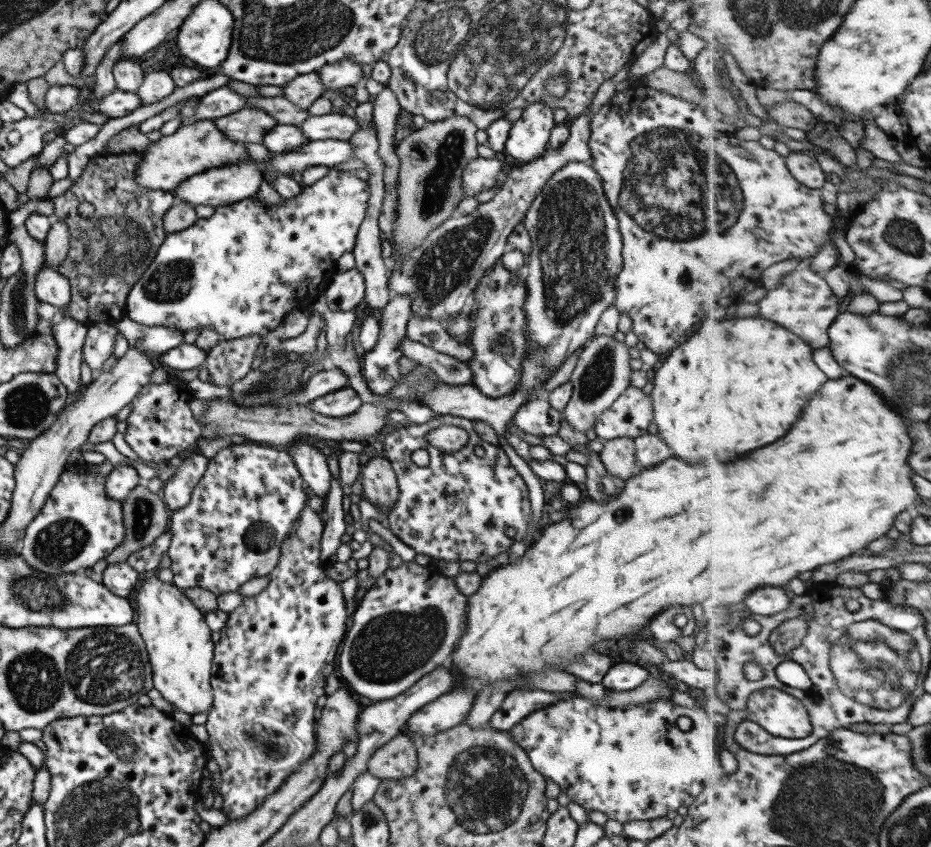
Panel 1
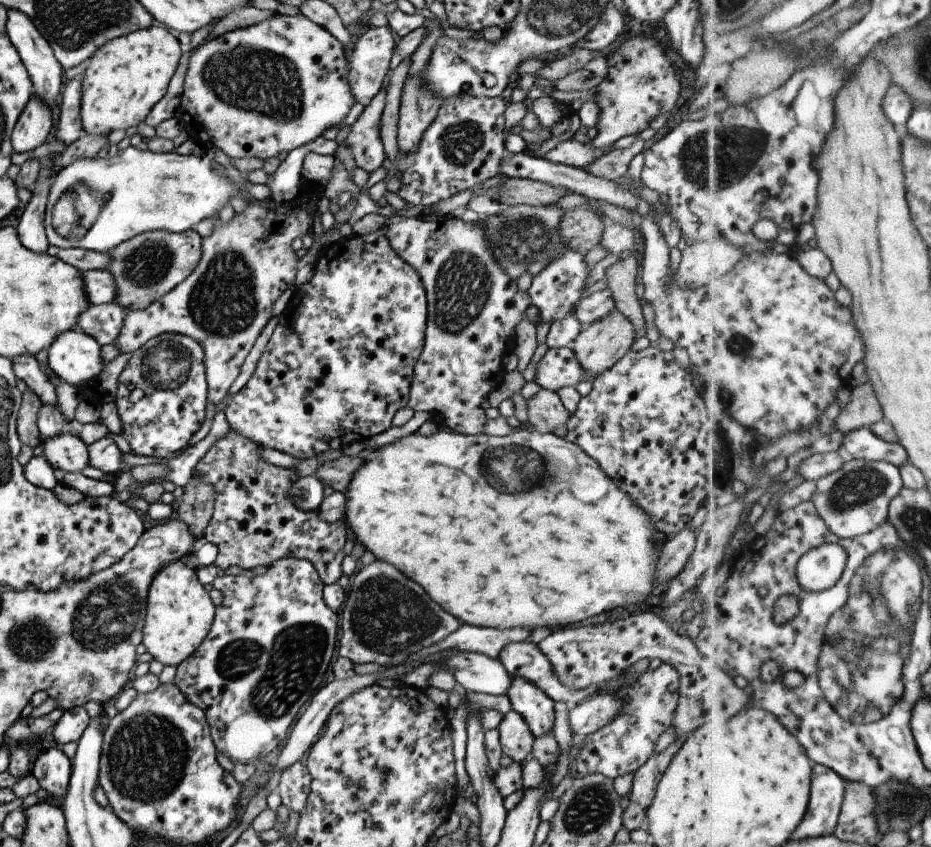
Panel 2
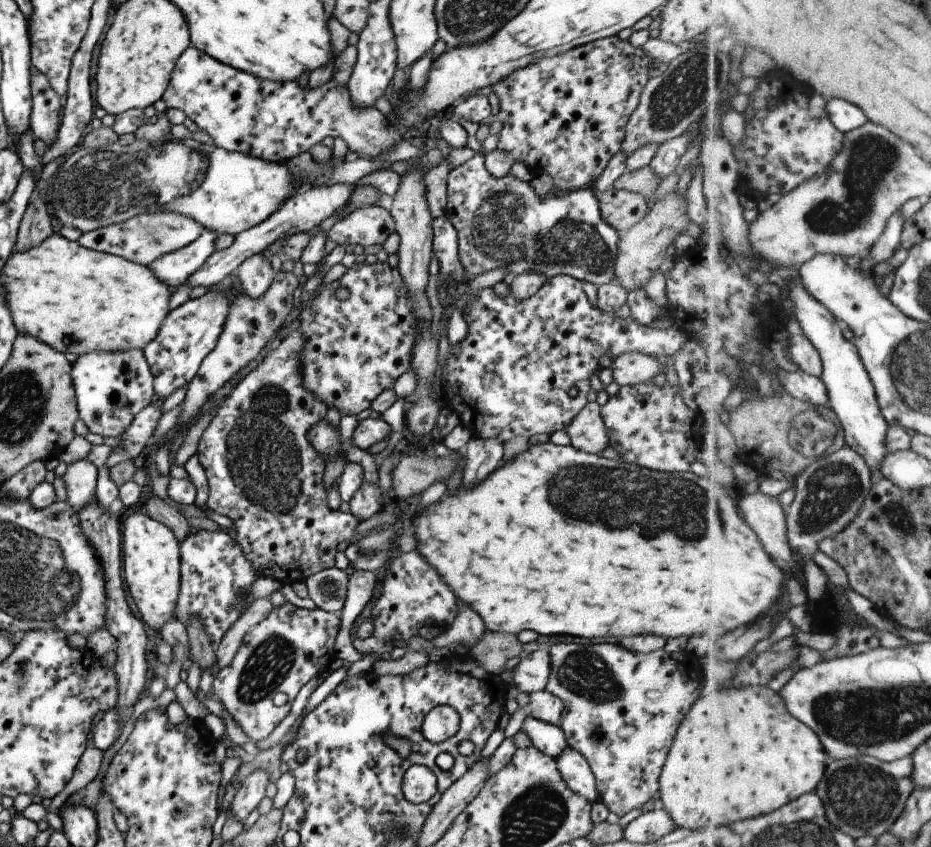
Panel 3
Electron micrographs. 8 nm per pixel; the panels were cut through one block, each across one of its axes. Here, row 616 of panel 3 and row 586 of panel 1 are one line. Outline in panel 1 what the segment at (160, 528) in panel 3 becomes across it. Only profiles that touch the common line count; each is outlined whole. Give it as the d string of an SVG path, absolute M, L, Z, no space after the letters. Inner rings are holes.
M154 576L141 583L136 603L134 625L148 654L152 687L176 710L190 716L206 712L212 703L210 667L214 643L203 613L175 585L165 584Z

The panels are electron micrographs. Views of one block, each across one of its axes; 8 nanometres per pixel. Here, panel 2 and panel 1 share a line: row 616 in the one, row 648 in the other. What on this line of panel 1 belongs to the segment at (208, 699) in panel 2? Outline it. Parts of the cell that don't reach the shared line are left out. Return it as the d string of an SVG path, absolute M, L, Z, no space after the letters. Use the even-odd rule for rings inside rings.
M309 490L306 494L306 501L303 508L299 511L297 522L291 526L289 534L284 536L280 546L279 560L276 562L275 568L269 571L269 581L267 586L258 594L249 597L243 597L238 607L235 607L231 612L227 613L227 620L223 629L218 630L219 639L214 643L212 664L210 667L210 687L212 694L211 706L206 711L207 718L204 723L205 730L208 734L208 739L205 742L208 751L211 754L211 759L215 760L219 768L219 776L221 782L219 784L218 794L221 795L222 804L221 812L229 820L240 819L250 814L250 812L259 804L264 802L264 798L269 796L285 779L289 778L290 774L299 768L307 760L311 751L315 748L314 740L314 712L318 698L324 695L324 683L326 676L333 674L336 653L339 650L340 643L346 627L348 625L349 616L346 611L346 602L340 591L340 585L327 577L325 568L320 561L320 542L324 521L324 500Z

